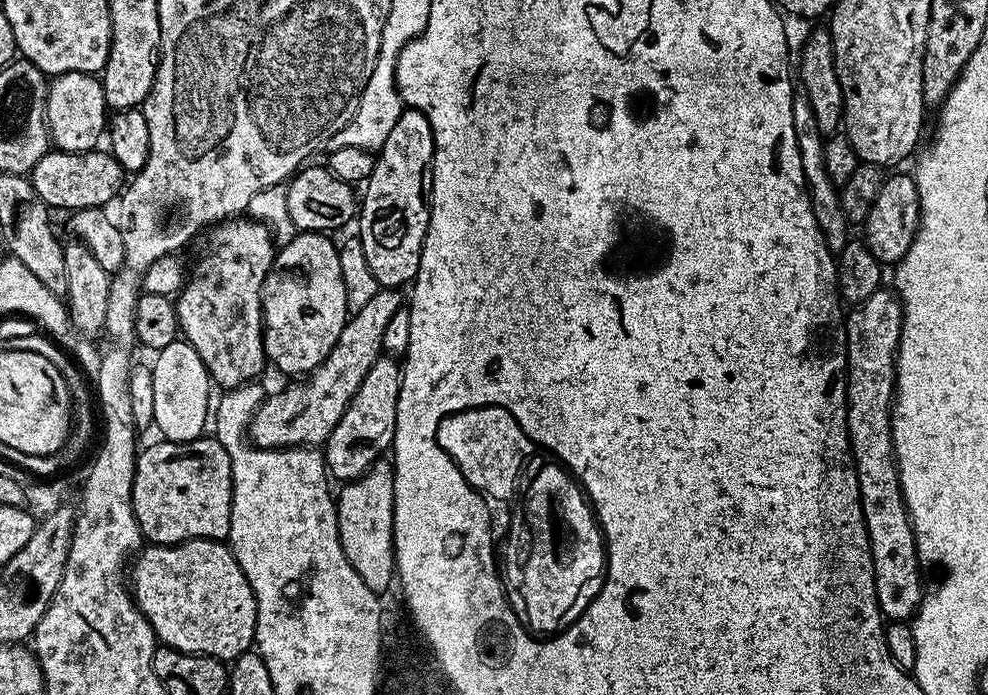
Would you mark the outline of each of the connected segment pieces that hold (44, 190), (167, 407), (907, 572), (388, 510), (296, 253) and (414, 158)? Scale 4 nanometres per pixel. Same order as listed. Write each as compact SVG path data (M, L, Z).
M50 150L32 167L30 179L38 198L48 204L49 209L68 208L104 208L112 199L121 195L126 184L126 173L123 166L118 163L112 153L107 150L93 150L91 152L61 152Z
M183 338L170 342L170 346L155 353L156 361L150 367L154 378L154 428L165 440L190 442L205 435L204 423L210 420L210 401L213 399L214 381L208 375L198 350Z
M881 290L870 294L870 298L866 298L866 302L855 305L851 309L852 312L847 313L846 319L843 321L844 333L846 334L846 346L848 347L848 366L846 375L848 377L848 447L852 449L852 464L856 468L856 477L858 478L858 486L860 487L860 505L862 506L862 514L864 515L864 525L868 531L868 541L870 542L870 550L872 551L872 561L874 562L874 582L876 583L876 601L880 607L881 616L892 622L908 622L916 615L920 599L924 597L926 591L925 585L920 585L920 572L922 573L922 565L920 559L916 557L916 539L912 533L912 523L908 517L908 507L904 505L904 495L900 489L900 479L898 478L898 470L896 469L896 455L892 449L892 406L896 394L896 351L900 345L900 331L902 330L902 322L904 321L904 309L900 307L900 298L892 290Z
M388 458L375 460L364 473L356 480L347 481L344 488L335 497L336 517L338 518L338 530L342 550L346 554L346 562L354 566L354 574L370 586L370 590L377 594L384 594L388 587L393 587L396 575L396 551L392 535L394 534L394 470L392 461Z
M300 232L289 244L283 245L277 251L276 260L272 263L271 270L266 274L264 279L264 289L262 290L262 298L260 299L260 310L262 313L262 327L264 329L264 355L280 372L292 376L288 378L303 378L308 373L314 371L323 360L327 358L334 343L334 337L338 331L338 320L336 324L336 315L340 312L340 304L344 304L348 300L348 284L344 281L344 268L340 265L340 256L336 253L336 248L331 244L329 237L322 232Z
M405 107L397 124L390 130L386 142L378 149L376 165L362 188L362 203L358 208L360 224L360 252L368 272L377 280L380 288L403 289L411 285L418 274L422 246L430 222L429 203L432 199L432 159L434 158L434 134L426 114L416 108Z

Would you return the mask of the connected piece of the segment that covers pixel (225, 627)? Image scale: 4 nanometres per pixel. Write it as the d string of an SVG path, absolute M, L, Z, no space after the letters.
M187 540L181 544L158 544L145 547L135 560L130 568L130 591L136 607L156 631L156 639L161 645L180 652L193 652L195 656L214 656L225 662L235 660L253 647L256 638L256 596L227 543Z

